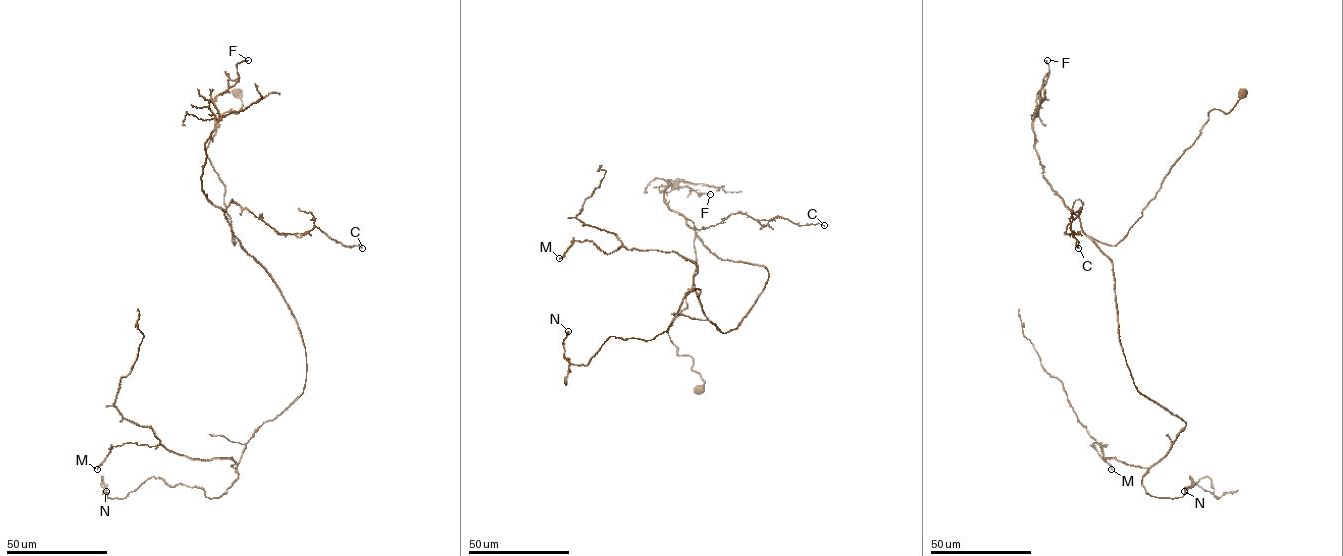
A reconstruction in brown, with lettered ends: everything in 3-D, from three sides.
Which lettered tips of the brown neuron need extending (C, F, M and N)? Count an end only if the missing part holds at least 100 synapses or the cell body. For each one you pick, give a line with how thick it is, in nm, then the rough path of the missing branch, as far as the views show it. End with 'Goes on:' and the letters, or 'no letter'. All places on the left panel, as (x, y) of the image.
Goes on: no letter

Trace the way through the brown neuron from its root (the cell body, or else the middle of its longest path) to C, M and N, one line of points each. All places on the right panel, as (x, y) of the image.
C: (1244, 92), (1227, 113), (1208, 112), (1116, 245), (1084, 233), (1076, 200), (1065, 232), (1078, 248)
M: (1244, 92), (1122, 239), (1090, 237), (1136, 388), (1186, 424), (1149, 467), (1094, 442), (1111, 469)
N: (1244, 92), (1122, 239), (1090, 237), (1136, 388), (1186, 424), (1142, 484), (1184, 491)

